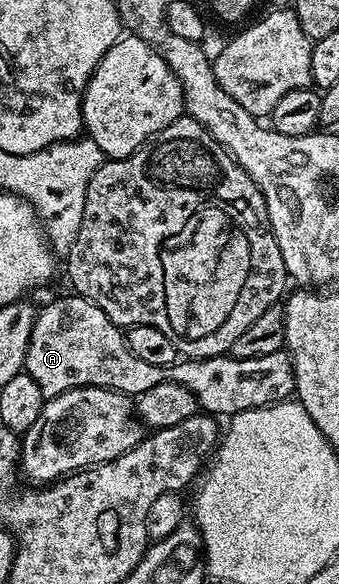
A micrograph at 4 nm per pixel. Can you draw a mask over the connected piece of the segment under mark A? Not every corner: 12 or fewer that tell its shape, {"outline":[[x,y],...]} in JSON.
{"outline":[[92,301],[34,316],[25,374],[137,397],[182,383],[215,417],[295,394],[285,350],[148,365]]}

